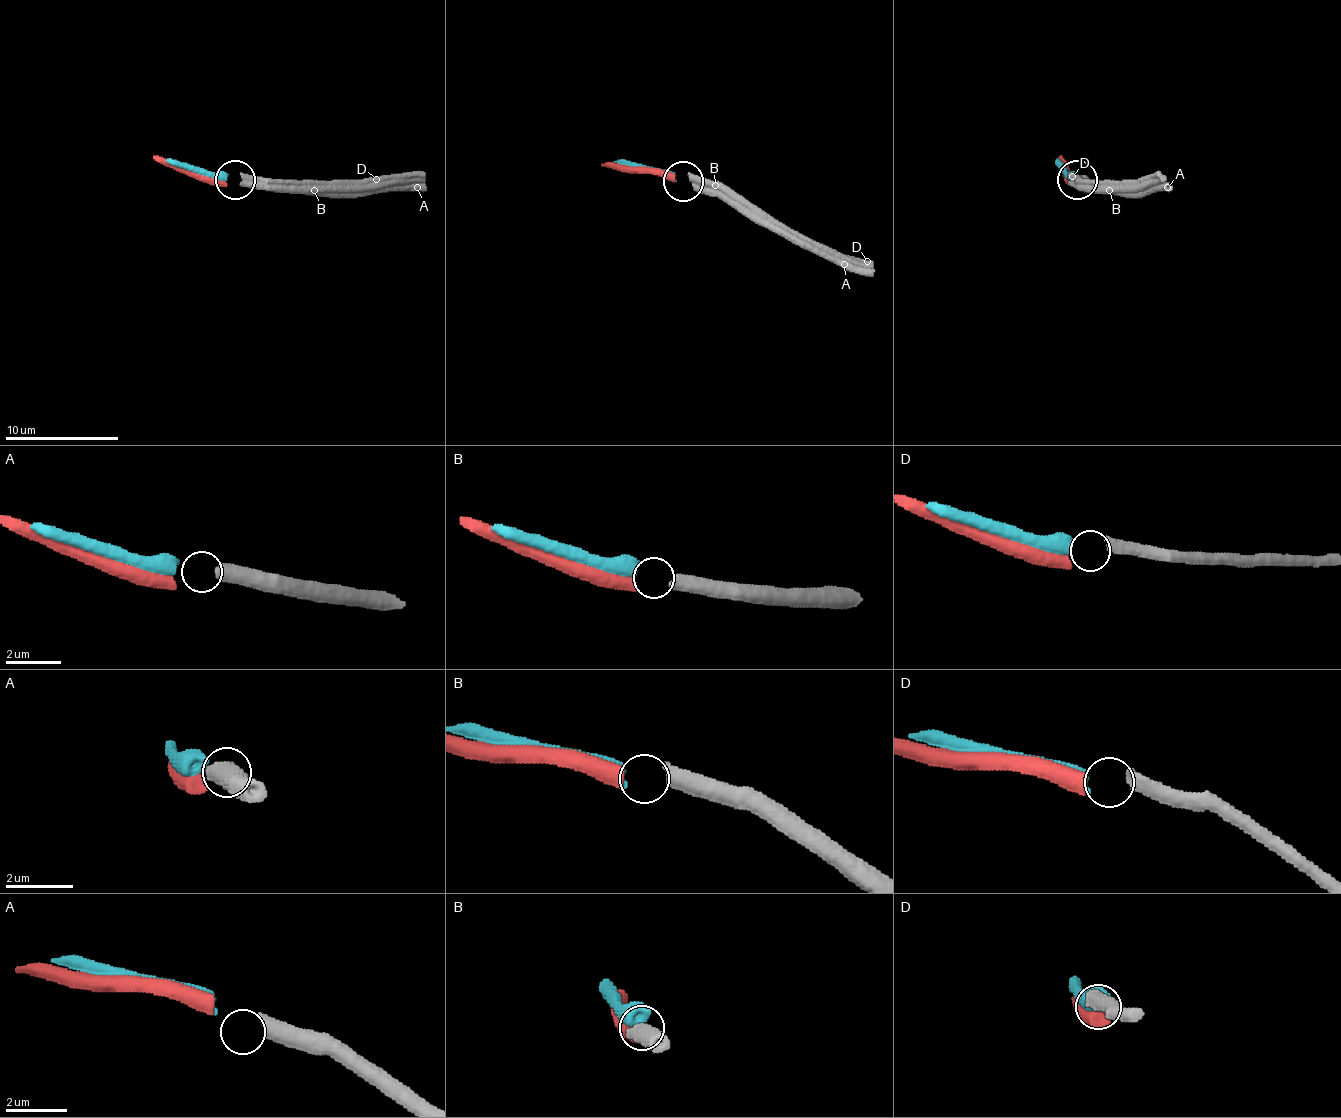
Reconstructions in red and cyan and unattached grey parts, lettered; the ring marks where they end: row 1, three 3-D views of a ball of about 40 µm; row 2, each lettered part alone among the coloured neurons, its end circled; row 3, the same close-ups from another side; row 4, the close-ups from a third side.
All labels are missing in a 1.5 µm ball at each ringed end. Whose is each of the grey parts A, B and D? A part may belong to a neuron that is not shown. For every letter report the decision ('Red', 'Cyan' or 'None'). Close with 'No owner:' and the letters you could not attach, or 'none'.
A: None
B: Red
D: Cyan
No owner: A

